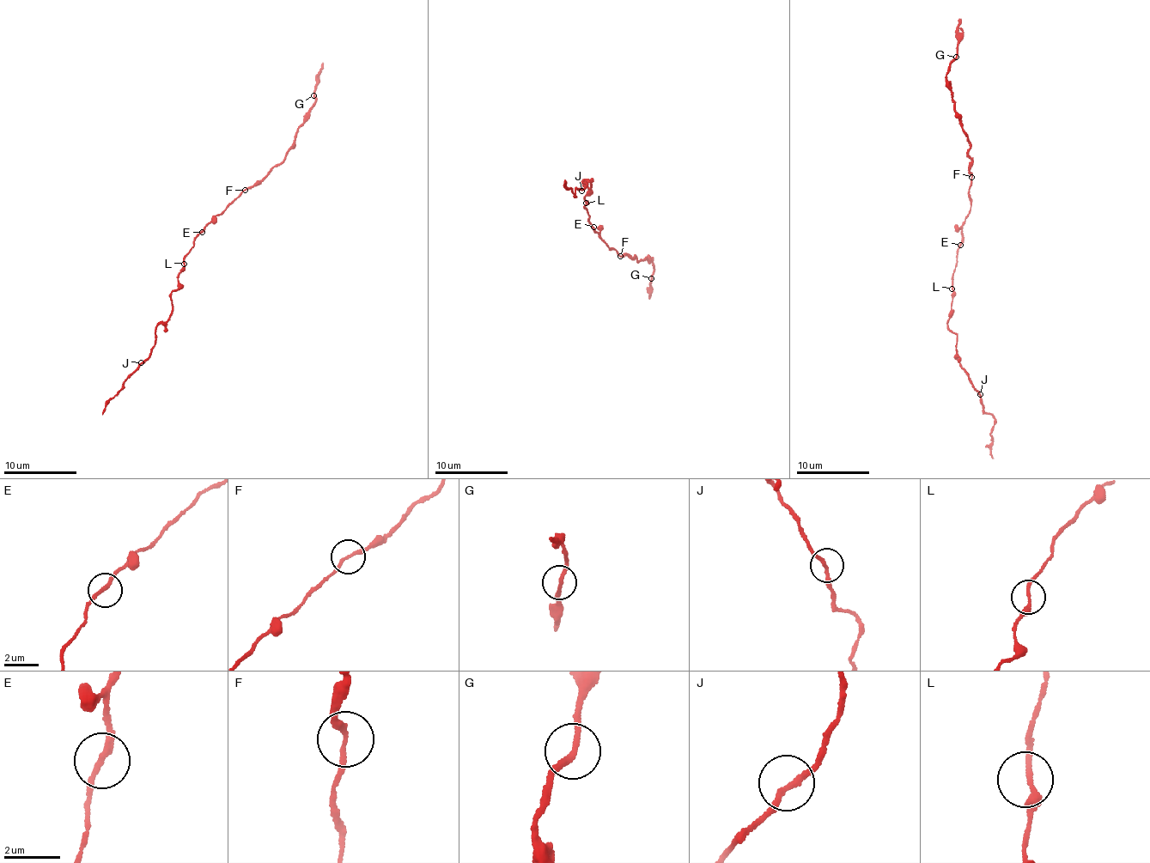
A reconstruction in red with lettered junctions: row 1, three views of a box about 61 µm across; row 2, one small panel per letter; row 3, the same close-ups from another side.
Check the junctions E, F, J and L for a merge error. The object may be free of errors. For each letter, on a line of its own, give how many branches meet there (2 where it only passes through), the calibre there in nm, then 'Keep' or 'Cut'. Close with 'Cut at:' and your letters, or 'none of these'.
E: Branches: 2. Thickness 200 nm. Keep
F: Branches: 2. Thickness 200 nm. Cut
J: Branches: 2. Thickness 200 nm. Keep
L: Branches: 2. Thickness 200 nm. Keep
Cut at: F

